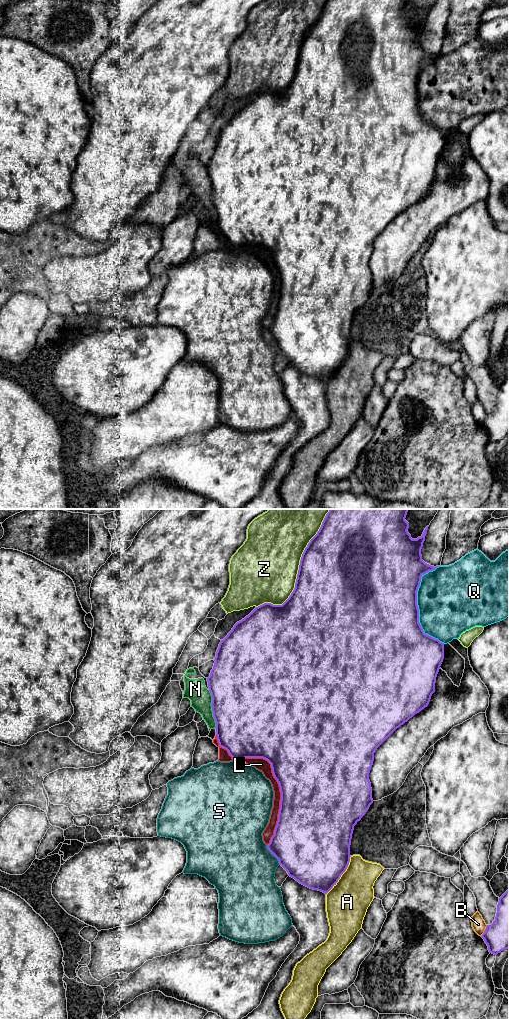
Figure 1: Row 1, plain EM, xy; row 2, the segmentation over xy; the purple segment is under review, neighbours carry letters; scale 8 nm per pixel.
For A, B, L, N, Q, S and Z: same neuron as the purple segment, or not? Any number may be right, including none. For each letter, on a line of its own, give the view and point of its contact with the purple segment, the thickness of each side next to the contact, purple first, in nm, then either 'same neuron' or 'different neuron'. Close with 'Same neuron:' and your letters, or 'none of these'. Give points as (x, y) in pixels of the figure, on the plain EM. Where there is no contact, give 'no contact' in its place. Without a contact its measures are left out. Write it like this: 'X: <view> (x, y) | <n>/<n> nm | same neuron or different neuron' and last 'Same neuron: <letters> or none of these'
A: xy (341, 362) | 500/340 nm | different neuron
B: xy (484, 419) | 280/110 nm | different neuron
L: xy (280, 279) | 500/100 nm | different neuron
N: xy (212, 197) | 500/170 nm | different neuron
Q: xy (417, 95) | 500/480 nm | different neuron
S: xy (273, 342) | 480/460 nm | different neuron
Z: xy (298, 59) | 500/500 nm | different neuron
Same neuron: none of these

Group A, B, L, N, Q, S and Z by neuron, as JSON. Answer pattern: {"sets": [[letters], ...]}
{"sets": [["A"], ["B"], ["L", "N"], ["Q"], ["S"], ["Z"]]}

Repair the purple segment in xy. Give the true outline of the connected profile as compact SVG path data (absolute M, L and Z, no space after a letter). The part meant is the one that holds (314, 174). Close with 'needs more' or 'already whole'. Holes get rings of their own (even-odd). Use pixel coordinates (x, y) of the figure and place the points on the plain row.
M328 0L322 10L317 22L310 28L305 36L299 53L295 76L289 86L282 93L273 93L264 91L256 95L248 104L237 110L228 123L221 128L214 147L215 151L207 166L209 179L212 184L212 200L216 210L216 223L219 234L226 237L233 249L241 250L245 246L263 246L271 252L272 261L277 268L280 280L280 297L278 302L277 313L270 331L267 333L268 338L279 349L279 352L287 359L288 363L298 369L300 372L327 382L338 370L341 363L346 359L350 350L350 333L354 314L366 302L370 293L373 291L372 276L369 268L369 261L374 249L374 241L377 236L401 213L407 210L415 202L419 201L428 194L432 182L435 180L436 165L444 147L444 131L440 130L424 121L419 111L419 97L417 93L417 79L420 74L421 65L429 59L435 58L439 54L431 54L422 48L421 37L427 22L427 14L421 25L412 27L408 21L409 11L405 8L407 0Z | already whole

